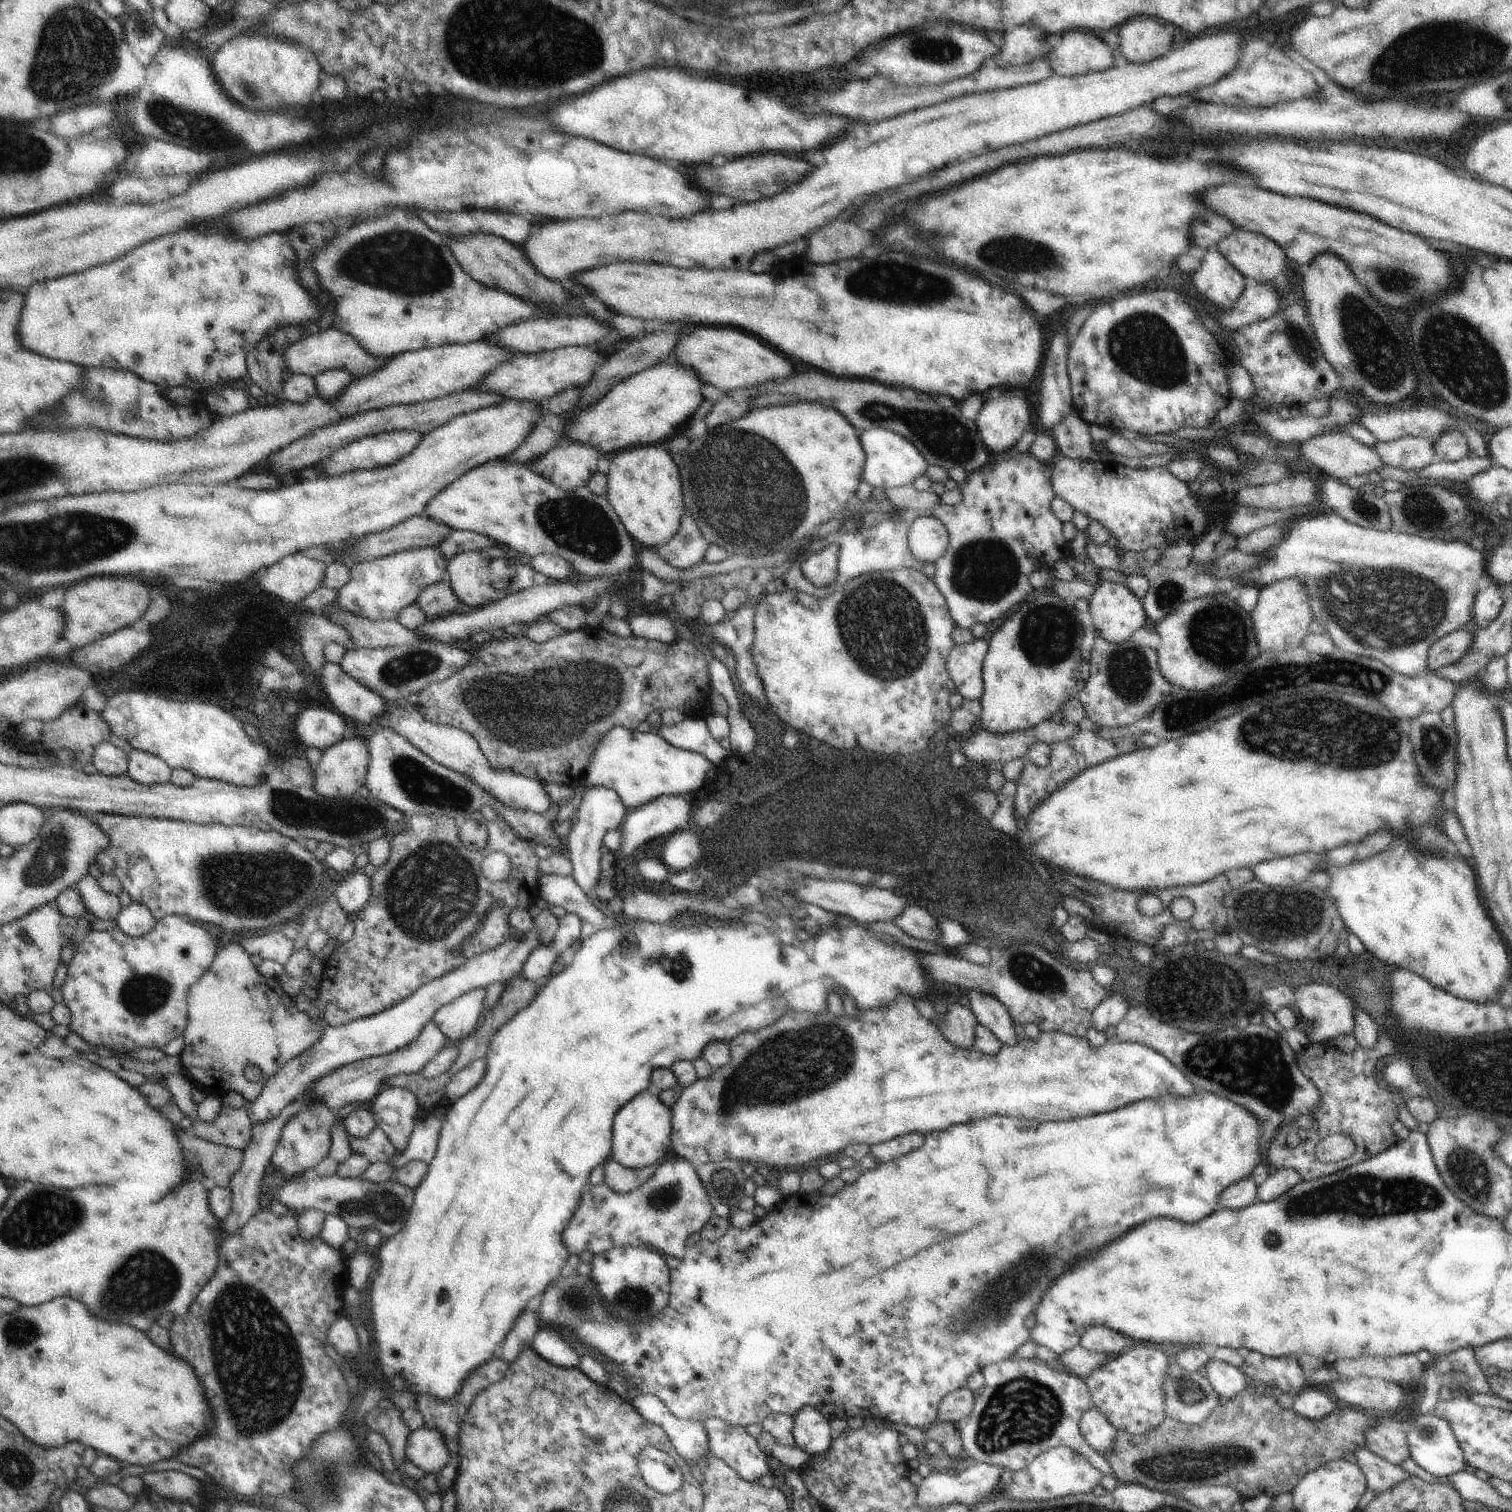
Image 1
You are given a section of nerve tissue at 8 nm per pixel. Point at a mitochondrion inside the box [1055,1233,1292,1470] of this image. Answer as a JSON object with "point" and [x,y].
{"point":[1189,1392]}

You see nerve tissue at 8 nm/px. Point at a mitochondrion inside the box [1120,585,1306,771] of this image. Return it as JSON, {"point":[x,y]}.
{"point":[1217,633]}

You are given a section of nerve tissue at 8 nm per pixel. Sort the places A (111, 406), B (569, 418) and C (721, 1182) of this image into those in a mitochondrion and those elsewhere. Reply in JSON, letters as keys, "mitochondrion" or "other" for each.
{"A":"mitochondrion","B":"other","C":"mitochondrion"}

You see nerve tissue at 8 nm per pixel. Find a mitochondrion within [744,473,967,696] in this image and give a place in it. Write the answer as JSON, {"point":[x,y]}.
{"point":[881,624]}

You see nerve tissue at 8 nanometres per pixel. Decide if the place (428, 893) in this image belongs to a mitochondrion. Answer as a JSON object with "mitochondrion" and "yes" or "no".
{"mitochondrion":"yes"}

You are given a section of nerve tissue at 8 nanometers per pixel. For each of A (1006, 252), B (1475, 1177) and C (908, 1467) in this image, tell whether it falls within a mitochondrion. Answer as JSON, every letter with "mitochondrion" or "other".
{"A":"mitochondrion","B":"mitochondrion","C":"other"}

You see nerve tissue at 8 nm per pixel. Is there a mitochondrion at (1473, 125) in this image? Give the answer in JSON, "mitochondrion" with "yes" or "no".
{"mitochondrion":"no"}

